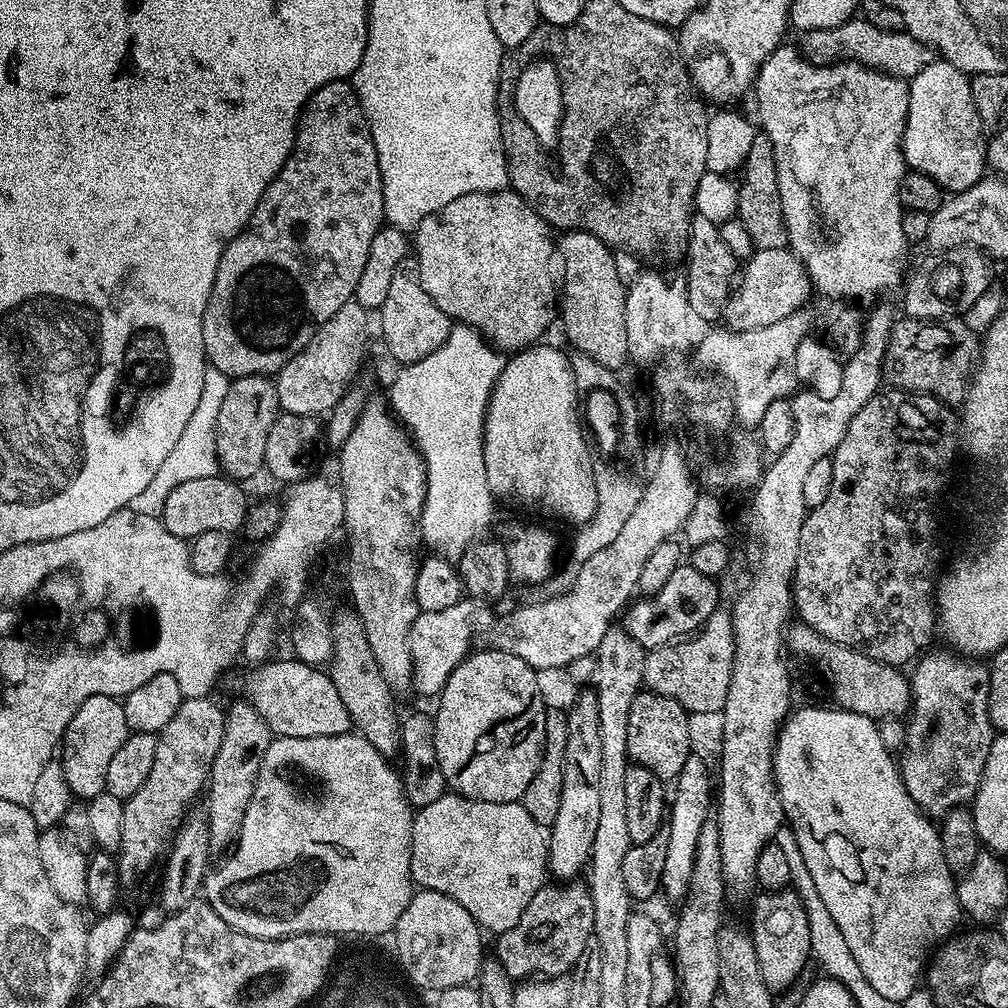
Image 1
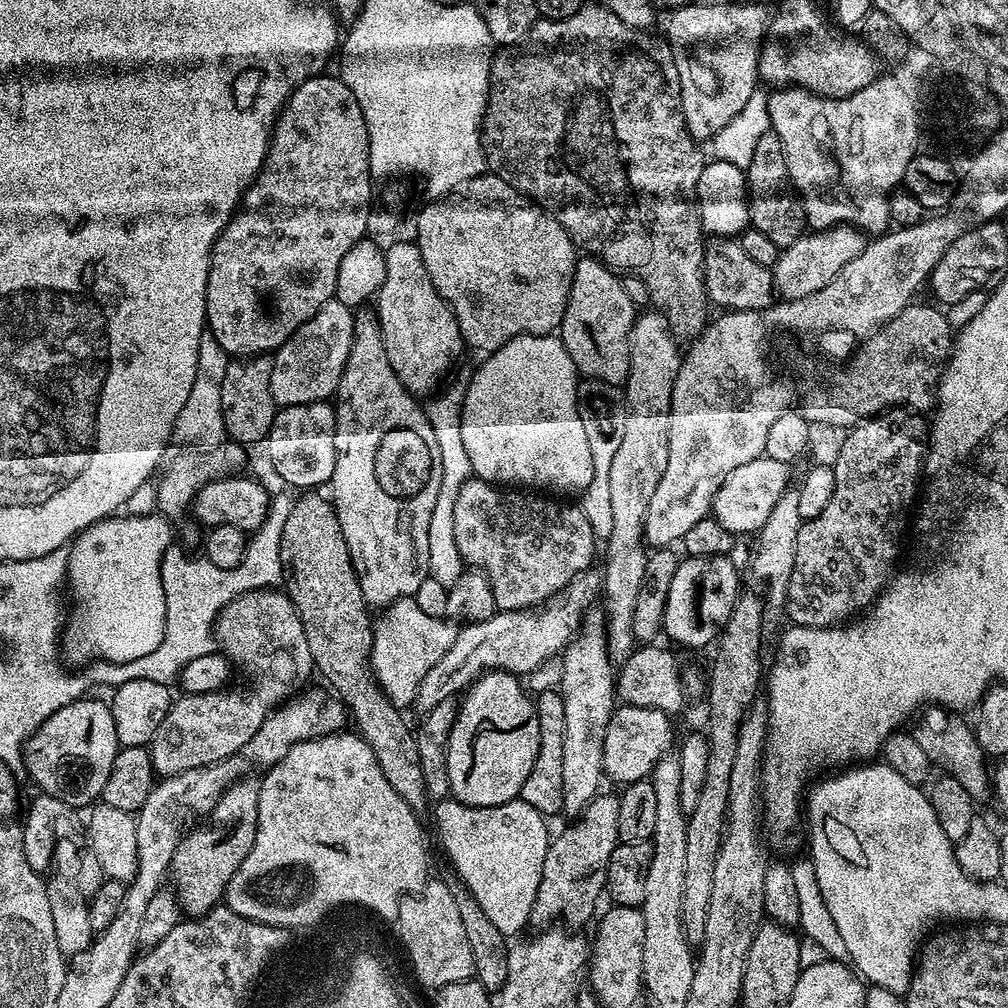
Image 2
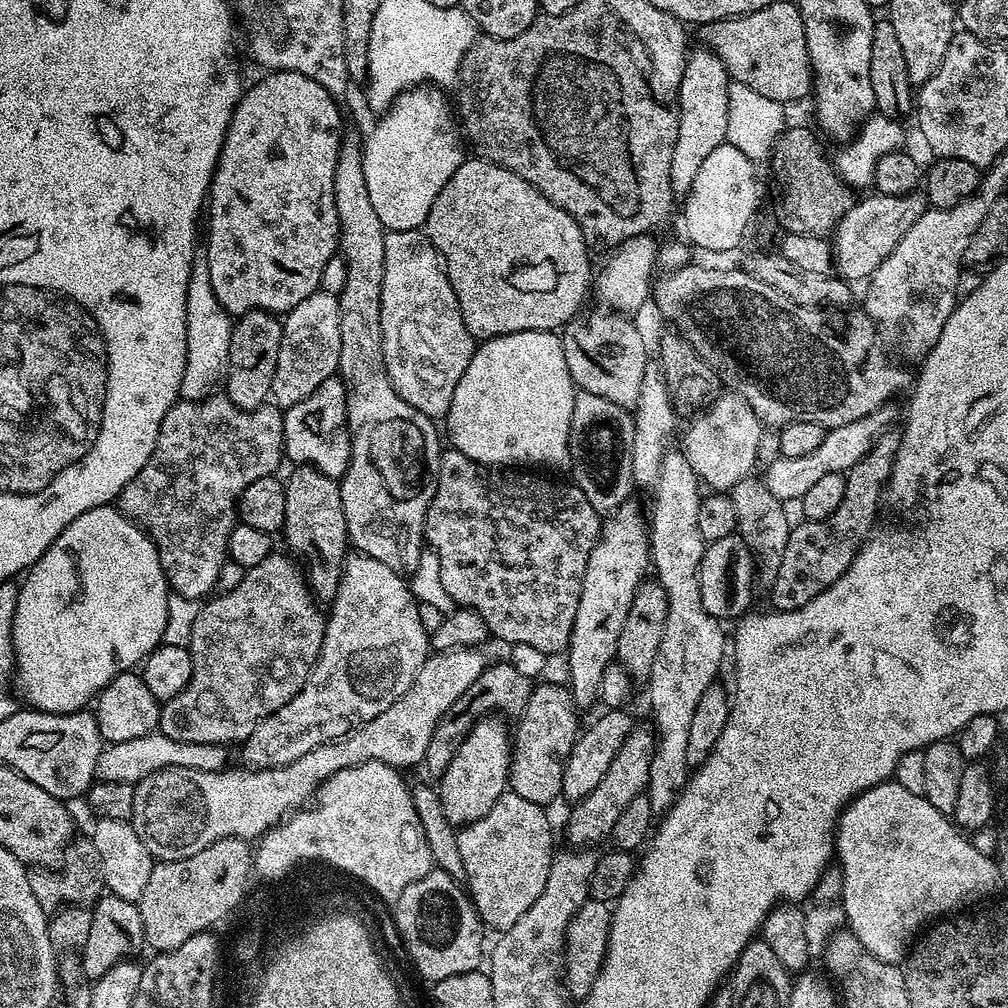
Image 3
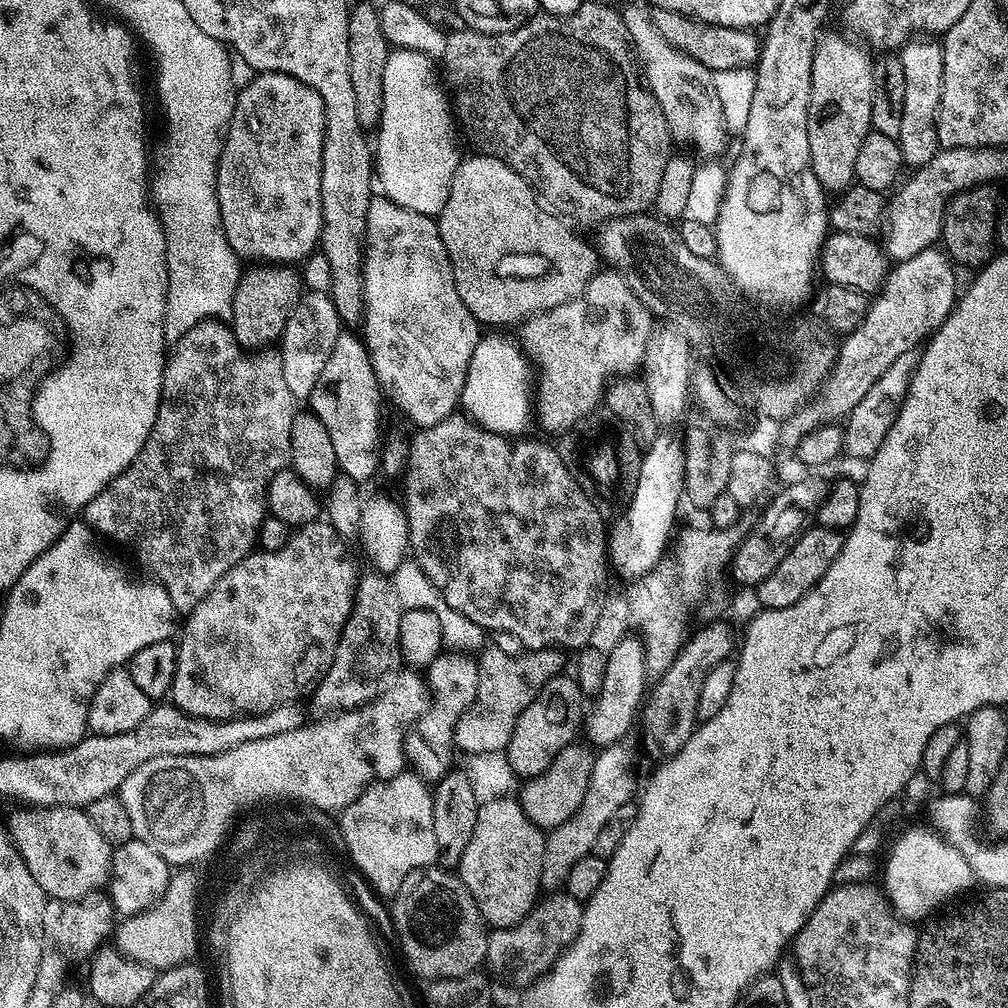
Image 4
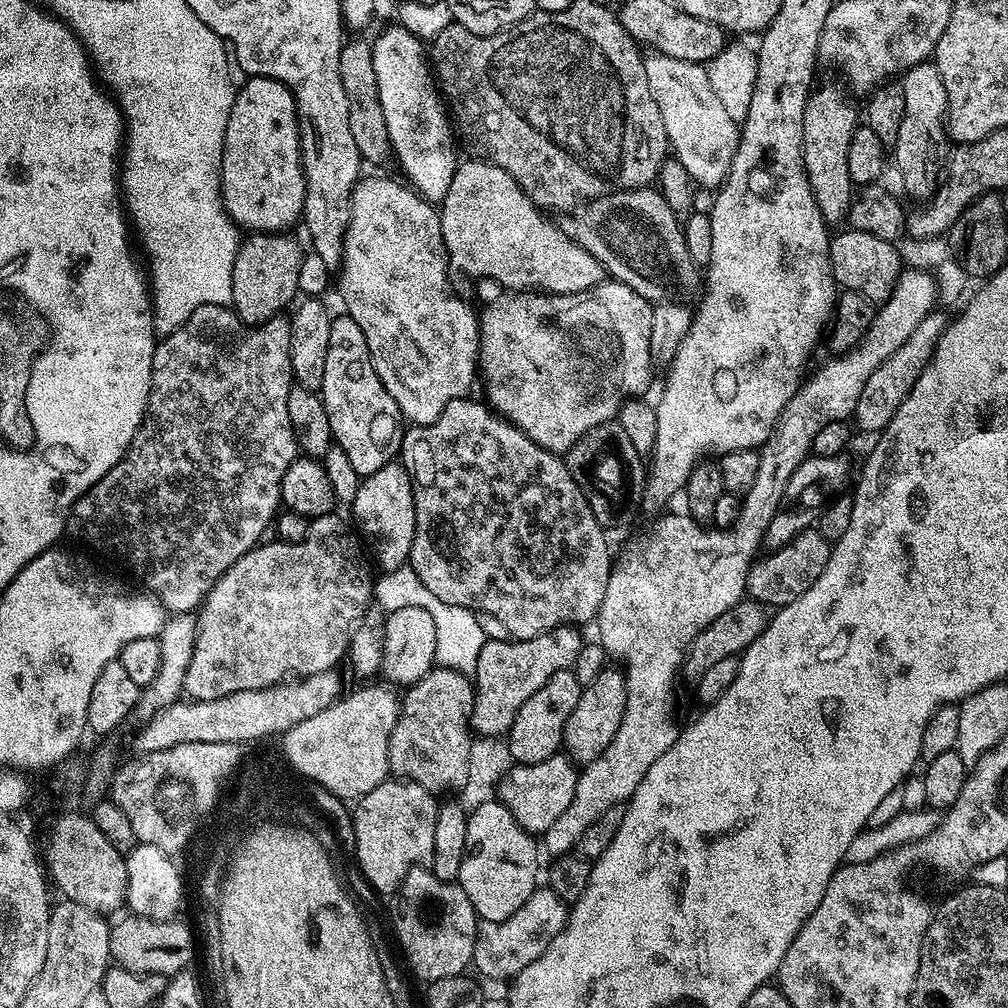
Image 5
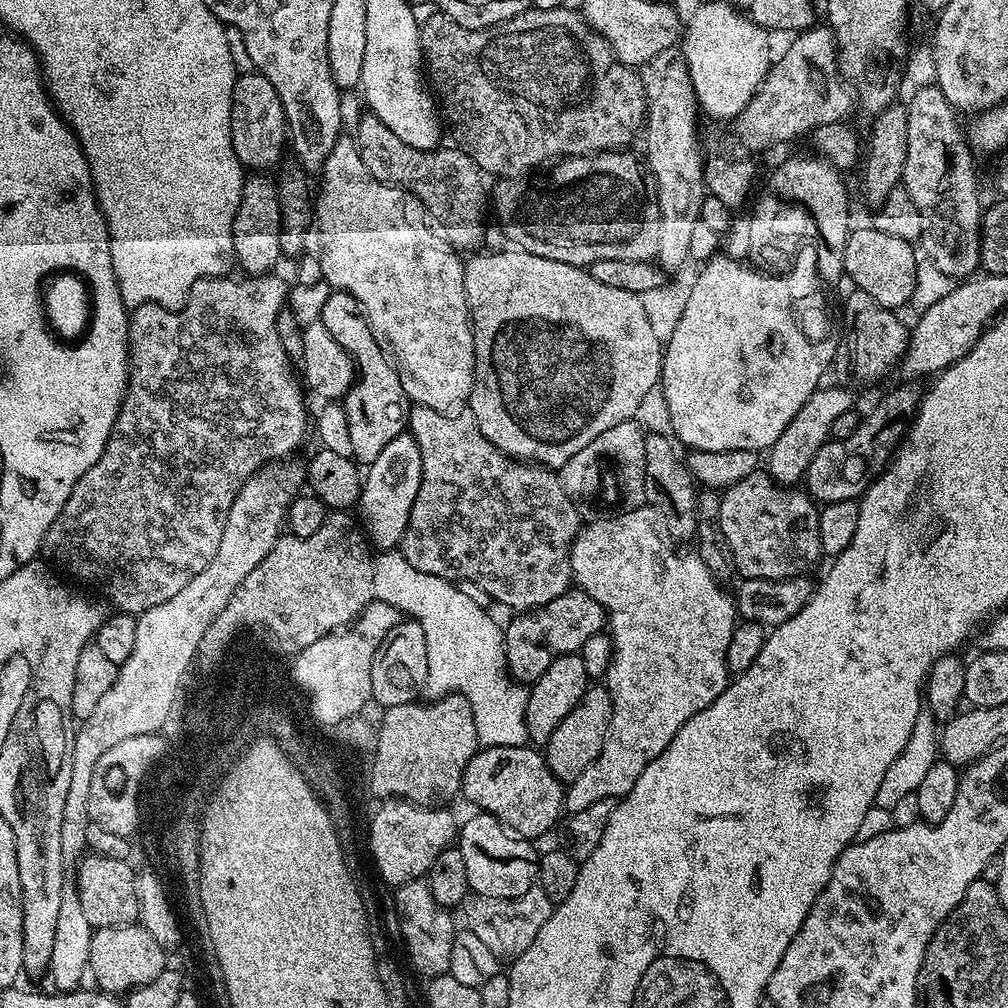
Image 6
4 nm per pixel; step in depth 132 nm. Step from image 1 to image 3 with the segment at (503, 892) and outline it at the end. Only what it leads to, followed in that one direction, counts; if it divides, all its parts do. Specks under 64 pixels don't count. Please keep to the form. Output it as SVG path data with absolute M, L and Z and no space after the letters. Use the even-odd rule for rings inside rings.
M505 790L490 806L490 814L478 818L478 822L465 824L457 831L457 842L459 853L462 856L462 863L465 867L466 891L489 929L496 928L497 933L510 930L534 902L538 902L538 894L546 886L546 874L550 874L550 866L554 855L552 848L552 824L543 807L534 802L526 802L526 798L518 798L510 790Z

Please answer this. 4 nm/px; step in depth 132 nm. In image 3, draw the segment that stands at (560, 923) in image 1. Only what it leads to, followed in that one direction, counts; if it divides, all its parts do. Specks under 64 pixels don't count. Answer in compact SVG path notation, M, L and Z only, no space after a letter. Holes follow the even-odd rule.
M634 726L622 742L622 747L618 749L618 754L614 754L614 762L610 762L610 767L606 769L606 774L602 777L602 782L586 794L586 798L575 801L571 805L572 813L568 816L568 825L564 832L568 835L569 845L572 846L596 846L599 840L608 840L618 822L619 816L630 806L636 796L641 795L647 789L650 778L650 762L656 753L656 734L651 727L640 728Z

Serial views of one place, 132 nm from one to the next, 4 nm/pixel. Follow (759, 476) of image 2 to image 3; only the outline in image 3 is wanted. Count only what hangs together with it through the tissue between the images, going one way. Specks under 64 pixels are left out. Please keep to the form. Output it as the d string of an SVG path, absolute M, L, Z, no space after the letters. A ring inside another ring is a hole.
M892 406L879 408L874 414L866 414L866 418L858 418L858 422L850 422L846 426L825 431L822 446L814 450L812 454L805 454L802 458L786 458L780 456L768 468L768 473L762 476L767 484L770 494L785 502L799 501L800 497L814 486L814 482L819 482L825 474L834 474L835 472L847 473L849 468L854 467L862 457L867 454L876 440L882 433L889 431L893 427L892 419L896 412Z

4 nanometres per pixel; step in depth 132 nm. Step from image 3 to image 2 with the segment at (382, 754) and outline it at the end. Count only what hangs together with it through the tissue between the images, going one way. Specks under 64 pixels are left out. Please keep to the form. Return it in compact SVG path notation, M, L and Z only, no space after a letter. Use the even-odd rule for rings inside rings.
M599 571L580 573L568 583L568 587L558 596L552 597L535 610L522 612L497 611L495 615L476 623L465 623L454 638L454 646L434 662L434 667L426 678L414 701L421 713L426 713L438 702L446 702L463 693L472 681L485 672L499 670L513 674L527 674L552 656L560 656L575 637L582 617L597 603L602 592L602 576ZM521 672L521 673L520 673ZM457 692L457 694L455 693Z

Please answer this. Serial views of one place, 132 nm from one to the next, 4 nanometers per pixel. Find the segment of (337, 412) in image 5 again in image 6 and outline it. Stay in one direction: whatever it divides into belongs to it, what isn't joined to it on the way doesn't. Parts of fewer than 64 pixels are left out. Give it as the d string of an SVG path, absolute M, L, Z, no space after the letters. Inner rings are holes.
M332 291L330 298L326 298L326 306L322 306L318 322L330 330L330 338L334 338L334 342L338 342L338 346L350 354L356 366L356 379L342 403L346 422L350 422L352 456L361 465L369 466L394 438L406 431L410 407L408 395L406 390L402 390L402 382L388 353L382 346L378 346L378 338L374 338L358 298L345 292Z

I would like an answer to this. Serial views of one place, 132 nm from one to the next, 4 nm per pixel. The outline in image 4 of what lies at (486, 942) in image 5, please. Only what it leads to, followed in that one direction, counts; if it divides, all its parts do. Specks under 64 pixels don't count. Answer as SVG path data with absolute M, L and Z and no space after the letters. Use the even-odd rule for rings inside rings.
M567 894L549 896L552 897L545 904L543 901L515 928L498 928L488 933L487 963L492 963L494 971L509 976L516 984L531 986L545 973L551 972L564 950L575 943L583 926L584 904L581 901Z

